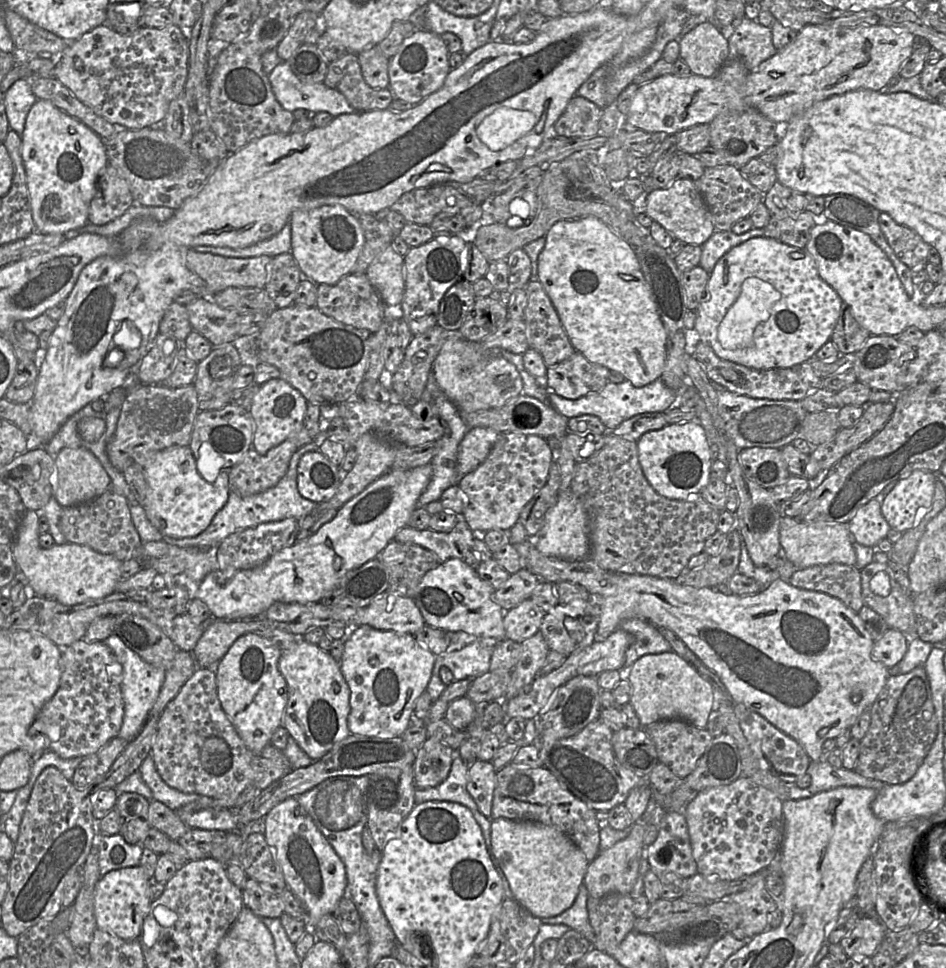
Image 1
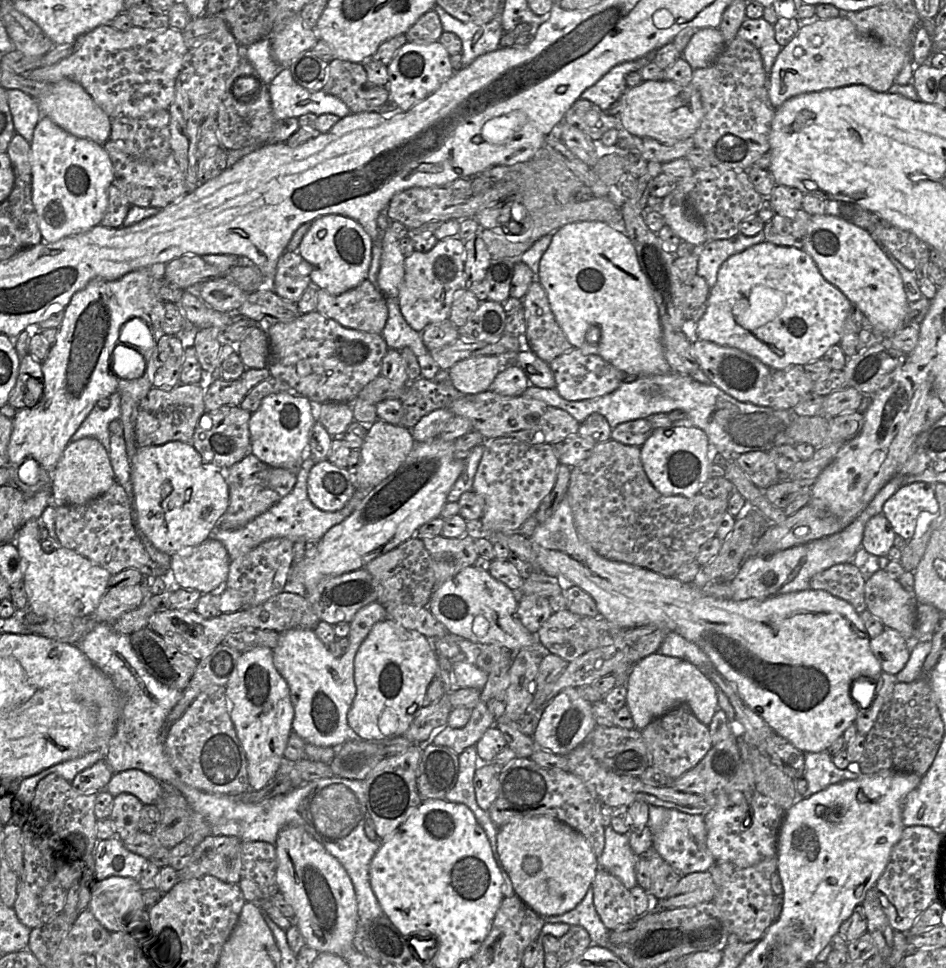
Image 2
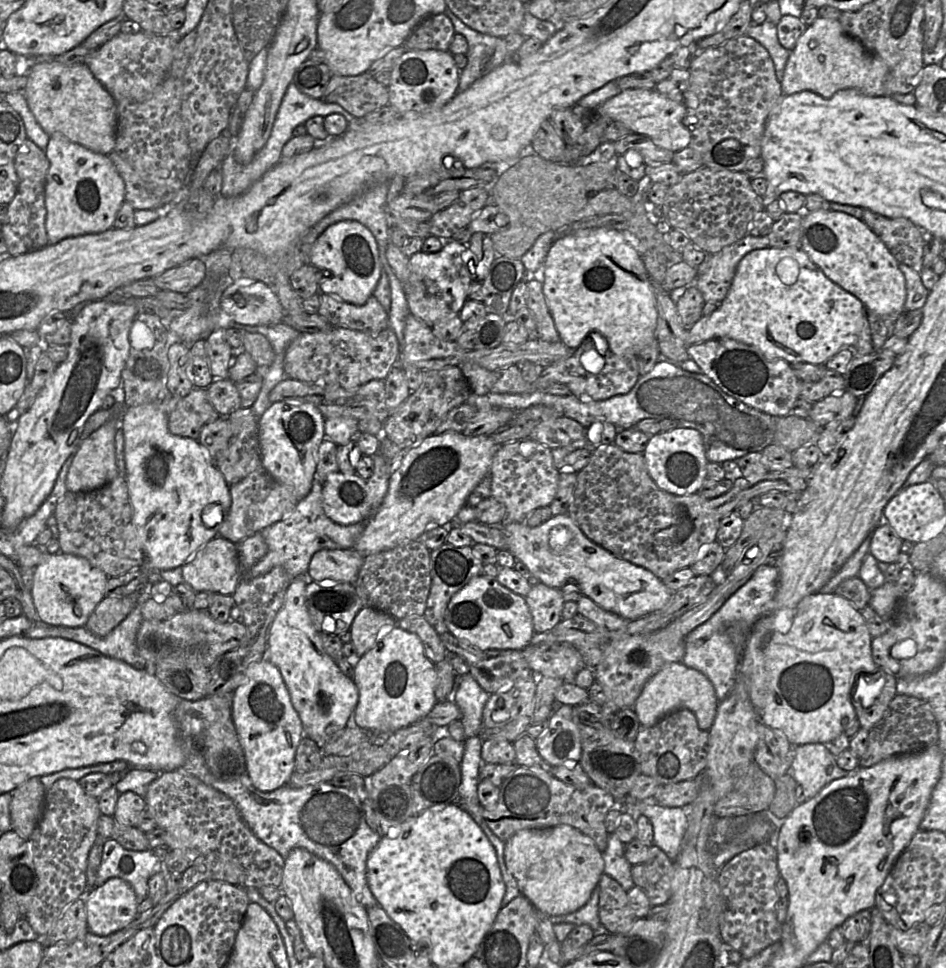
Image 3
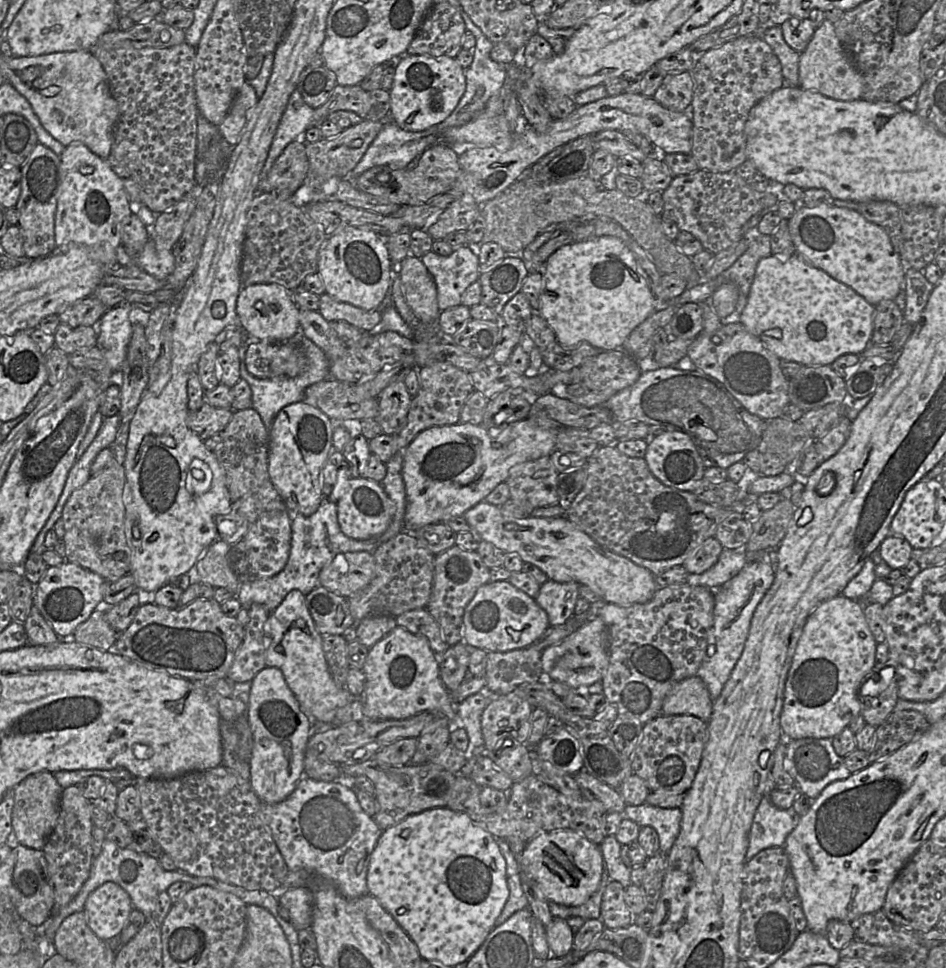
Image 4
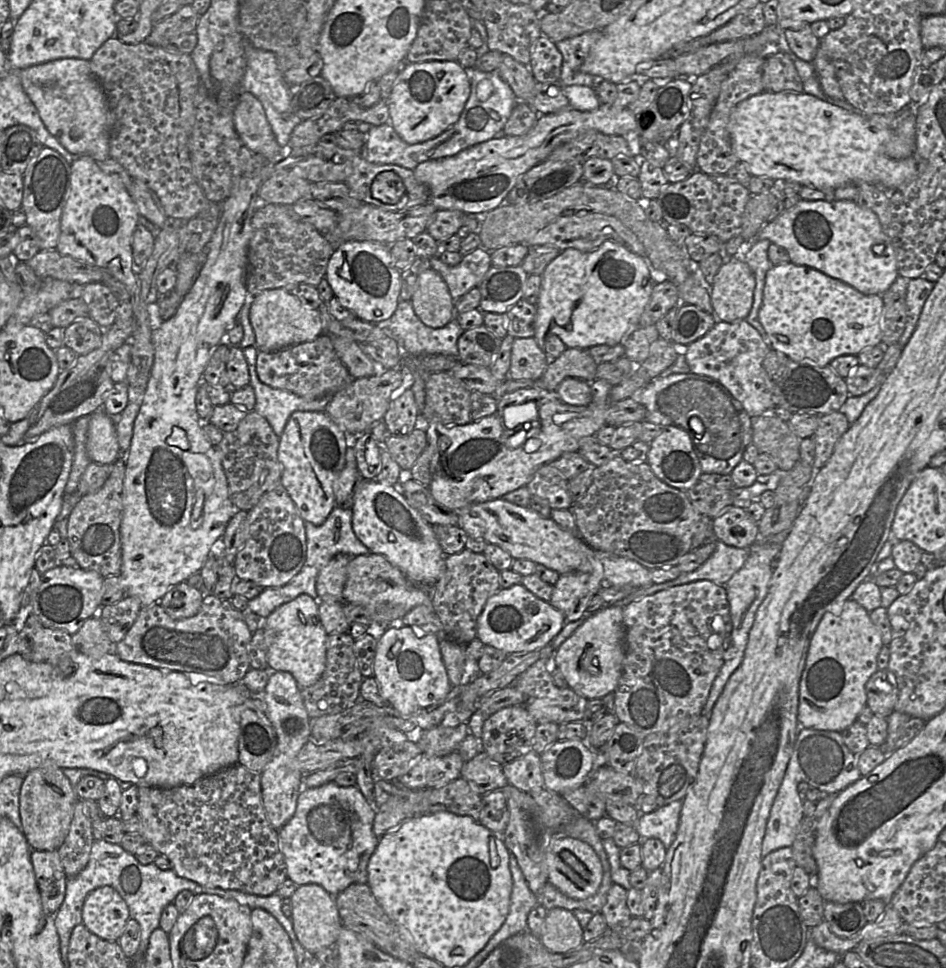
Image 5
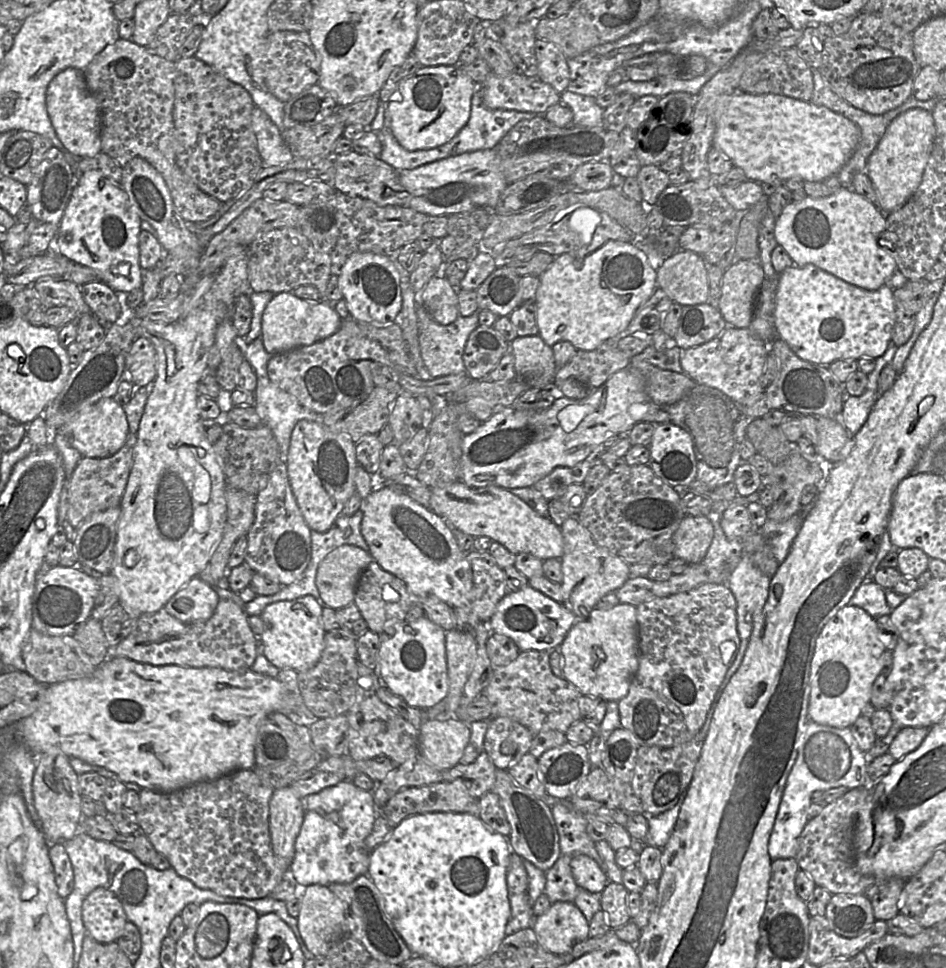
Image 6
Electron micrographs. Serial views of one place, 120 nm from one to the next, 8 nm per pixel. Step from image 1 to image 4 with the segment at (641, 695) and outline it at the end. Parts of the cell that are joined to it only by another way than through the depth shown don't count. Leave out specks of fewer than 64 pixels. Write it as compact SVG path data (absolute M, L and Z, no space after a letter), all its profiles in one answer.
M691 676L677 683L665 697L661 715L692 715L709 722L714 701L704 681Z

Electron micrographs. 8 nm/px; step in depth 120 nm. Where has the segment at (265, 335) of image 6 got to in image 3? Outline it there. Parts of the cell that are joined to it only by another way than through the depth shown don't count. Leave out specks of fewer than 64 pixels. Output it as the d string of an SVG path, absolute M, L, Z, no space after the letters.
M252 279L229 284L221 294L219 305L227 317L242 325L276 325L282 323L285 316L272 288Z

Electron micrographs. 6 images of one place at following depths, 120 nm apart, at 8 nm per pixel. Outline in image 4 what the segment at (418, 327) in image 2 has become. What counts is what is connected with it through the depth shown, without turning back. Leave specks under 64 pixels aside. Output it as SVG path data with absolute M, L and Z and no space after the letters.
M468 244L454 248L449 256L428 252L420 258L435 282L441 312L461 305L463 292L478 281L478 254L479 244Z

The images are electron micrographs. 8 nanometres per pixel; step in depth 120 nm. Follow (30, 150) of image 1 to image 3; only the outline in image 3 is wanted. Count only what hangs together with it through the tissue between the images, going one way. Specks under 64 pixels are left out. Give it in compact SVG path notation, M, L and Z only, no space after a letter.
M60 134L49 136L44 153L49 162L44 198L48 244L113 228L116 214L125 200L125 189L109 157L93 152Z

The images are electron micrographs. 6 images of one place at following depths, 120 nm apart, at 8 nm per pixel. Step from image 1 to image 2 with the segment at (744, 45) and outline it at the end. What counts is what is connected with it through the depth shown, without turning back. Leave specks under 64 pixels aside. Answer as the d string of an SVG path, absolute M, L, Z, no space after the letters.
M746 18L737 32L737 37L752 43L758 49L764 69L769 75L782 49L782 46L775 40L774 26L763 18Z

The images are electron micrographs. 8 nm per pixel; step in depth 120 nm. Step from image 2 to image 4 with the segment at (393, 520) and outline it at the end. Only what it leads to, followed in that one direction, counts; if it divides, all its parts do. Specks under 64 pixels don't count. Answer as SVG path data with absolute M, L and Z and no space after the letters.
M541 411L488 430L480 424L456 423L422 431L403 451L406 531L463 516L467 510L483 502L496 486L505 482L512 467L550 456L556 450L560 429L557 421L546 411Z

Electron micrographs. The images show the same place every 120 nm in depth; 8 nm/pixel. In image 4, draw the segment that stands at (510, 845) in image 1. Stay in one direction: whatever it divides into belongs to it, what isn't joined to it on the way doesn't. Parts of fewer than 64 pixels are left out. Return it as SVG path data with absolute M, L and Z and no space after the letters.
M559 829L541 833L532 838L519 857L519 873L527 874L536 881L549 902L565 906L581 906L596 892L603 874L603 857L597 844L584 835L570 829Z

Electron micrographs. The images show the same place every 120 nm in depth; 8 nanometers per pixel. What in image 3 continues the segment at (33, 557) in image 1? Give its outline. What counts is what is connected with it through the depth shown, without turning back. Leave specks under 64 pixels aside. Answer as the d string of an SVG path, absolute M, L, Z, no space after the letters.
M62 552L42 553L40 563L34 568L31 596L41 621L70 628L85 626L90 614L105 597L109 577L87 559Z

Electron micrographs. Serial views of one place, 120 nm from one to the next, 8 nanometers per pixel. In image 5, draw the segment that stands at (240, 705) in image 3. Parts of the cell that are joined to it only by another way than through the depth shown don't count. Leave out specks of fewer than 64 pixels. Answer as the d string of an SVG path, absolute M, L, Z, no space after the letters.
M276 671L270 675L262 698L268 718L277 734L277 747L271 761L261 772L262 800L267 819L273 829L281 829L294 815L302 788L303 769L297 755L311 739L310 717L306 711L302 689L292 674Z

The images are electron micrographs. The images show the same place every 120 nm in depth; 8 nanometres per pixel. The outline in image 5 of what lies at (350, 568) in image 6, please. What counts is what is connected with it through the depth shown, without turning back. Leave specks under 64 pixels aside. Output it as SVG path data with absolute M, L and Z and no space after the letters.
M337 554L322 568L316 580L319 598L326 602L344 602L347 568L354 555Z

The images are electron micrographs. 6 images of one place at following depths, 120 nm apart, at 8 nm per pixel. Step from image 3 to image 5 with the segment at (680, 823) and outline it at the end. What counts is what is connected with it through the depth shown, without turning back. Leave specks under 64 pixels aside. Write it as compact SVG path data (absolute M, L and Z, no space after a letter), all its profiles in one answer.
M677 800L651 813L641 813L635 824L640 839L656 838L666 849L670 848L677 835L682 805L683 801Z

